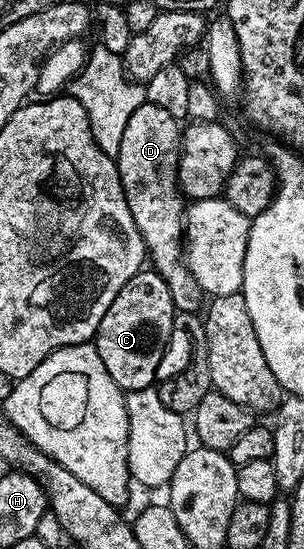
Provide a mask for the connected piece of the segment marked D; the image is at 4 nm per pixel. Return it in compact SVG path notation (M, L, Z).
M146 101L139 105L127 122L115 158L123 193L127 197L131 217L135 217L135 225L145 242L152 270L158 271L163 281L167 281L174 308L181 313L193 313L198 310L197 306L202 306L203 292L183 258L183 216L187 203L175 174L181 157L182 134L183 127L178 119L159 109L159 105Z

